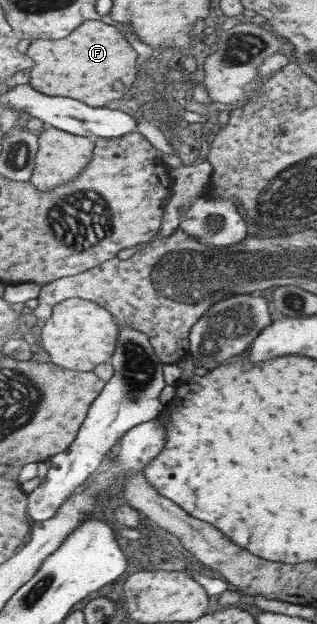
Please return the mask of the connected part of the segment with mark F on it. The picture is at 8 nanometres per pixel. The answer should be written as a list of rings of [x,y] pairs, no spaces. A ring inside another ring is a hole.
[[[89,20],[75,31],[75,35],[69,35],[67,39],[61,41],[45,41],[37,39],[29,47],[31,59],[35,59],[35,67],[30,71],[29,83],[37,89],[43,91],[45,95],[67,95],[70,99],[81,100],[90,104],[91,107],[105,107],[111,101],[122,101],[123,95],[133,87],[137,79],[137,51],[131,47],[131,43],[125,39],[125,35],[101,20]]]

